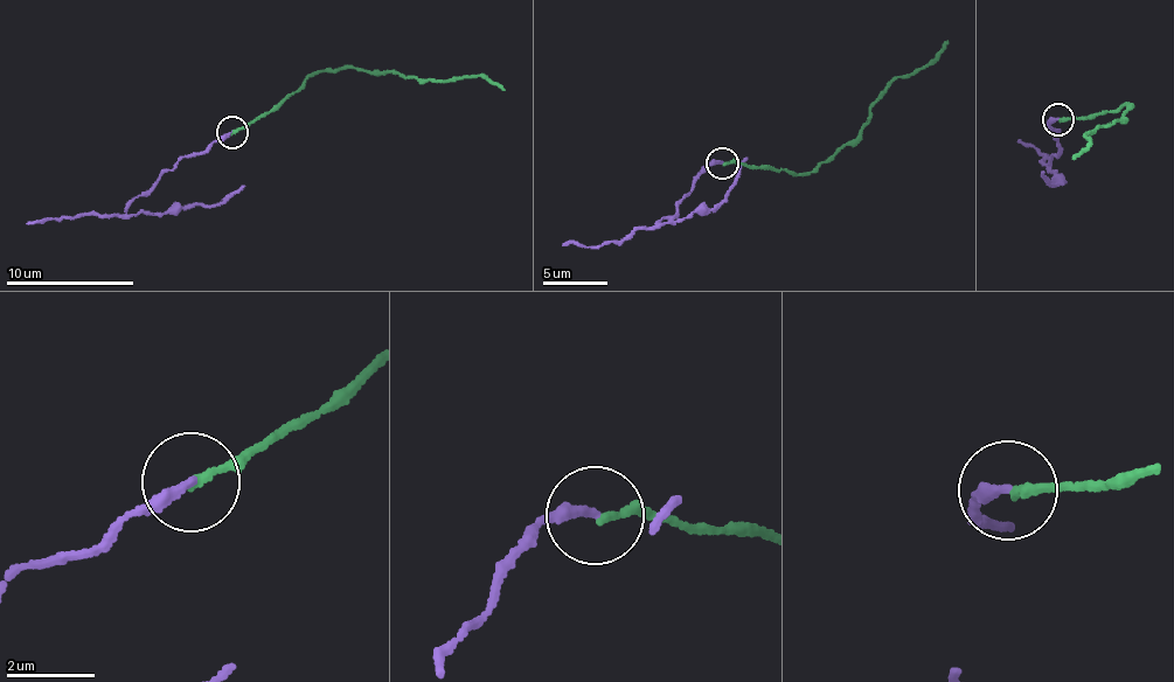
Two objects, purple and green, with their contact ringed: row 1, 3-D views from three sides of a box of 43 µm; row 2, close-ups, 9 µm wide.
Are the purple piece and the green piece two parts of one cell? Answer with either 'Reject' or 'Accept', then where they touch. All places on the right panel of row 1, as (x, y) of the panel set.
Reject. Place: (1058, 119)

